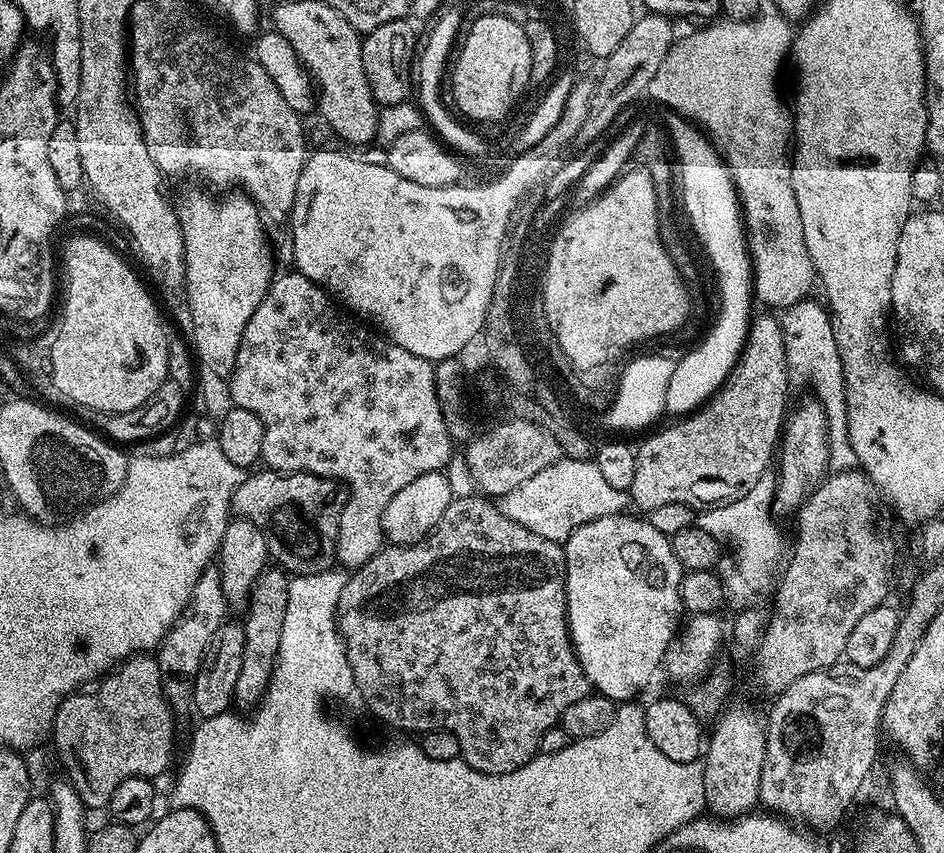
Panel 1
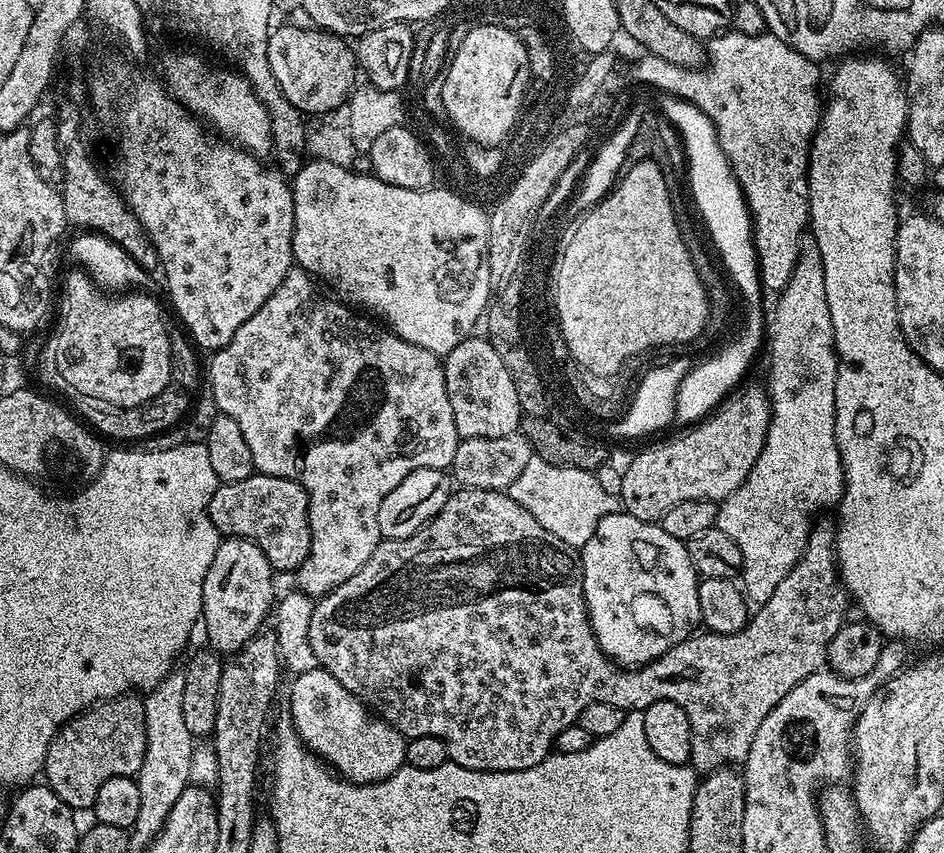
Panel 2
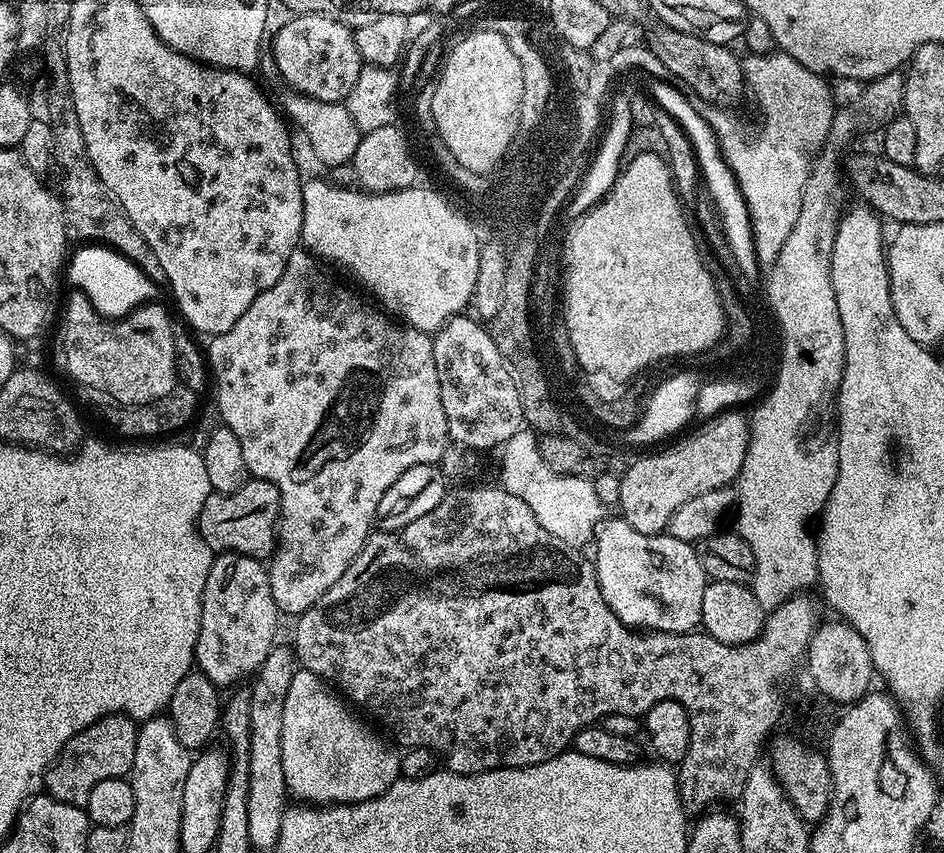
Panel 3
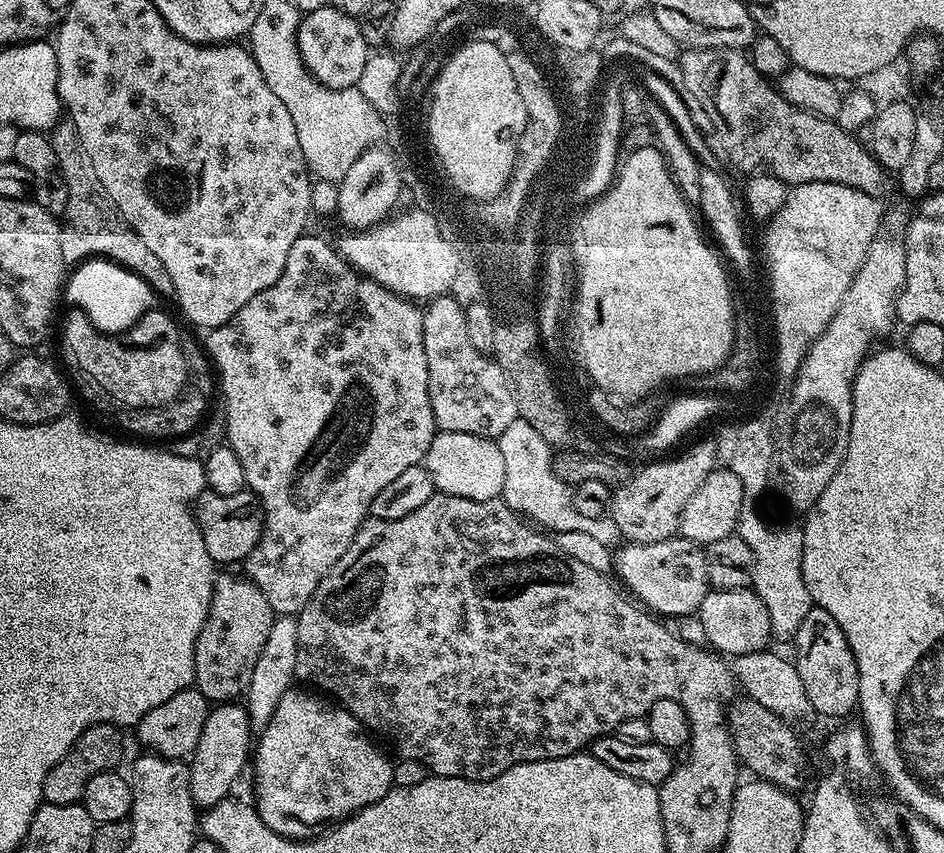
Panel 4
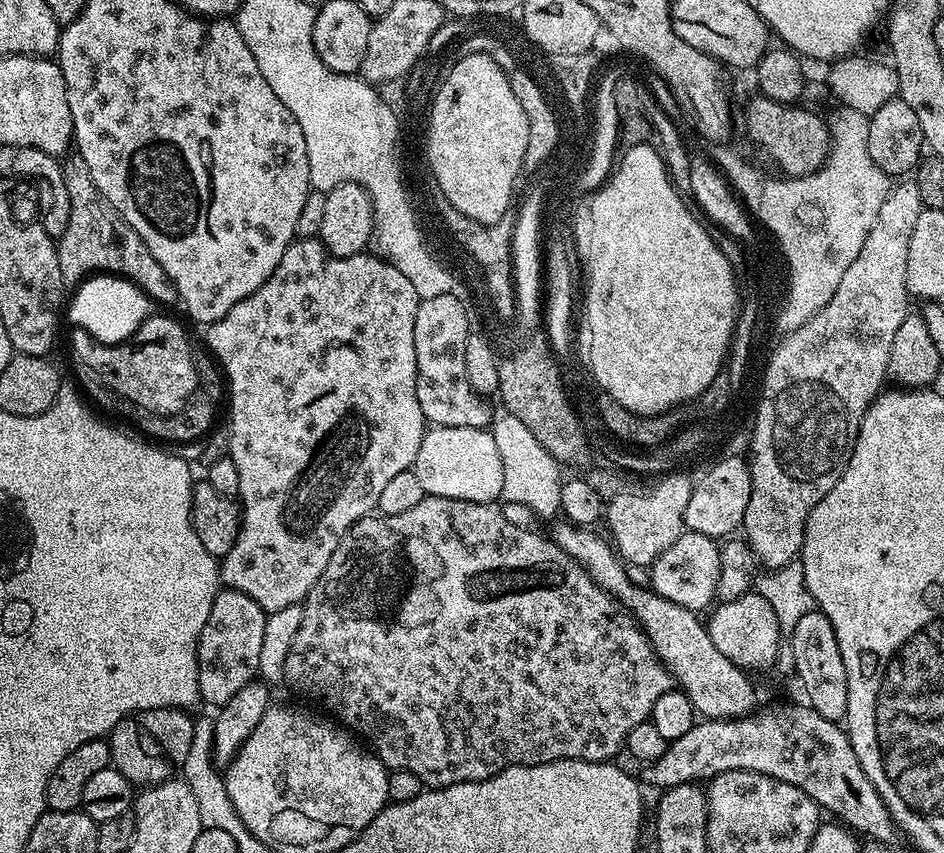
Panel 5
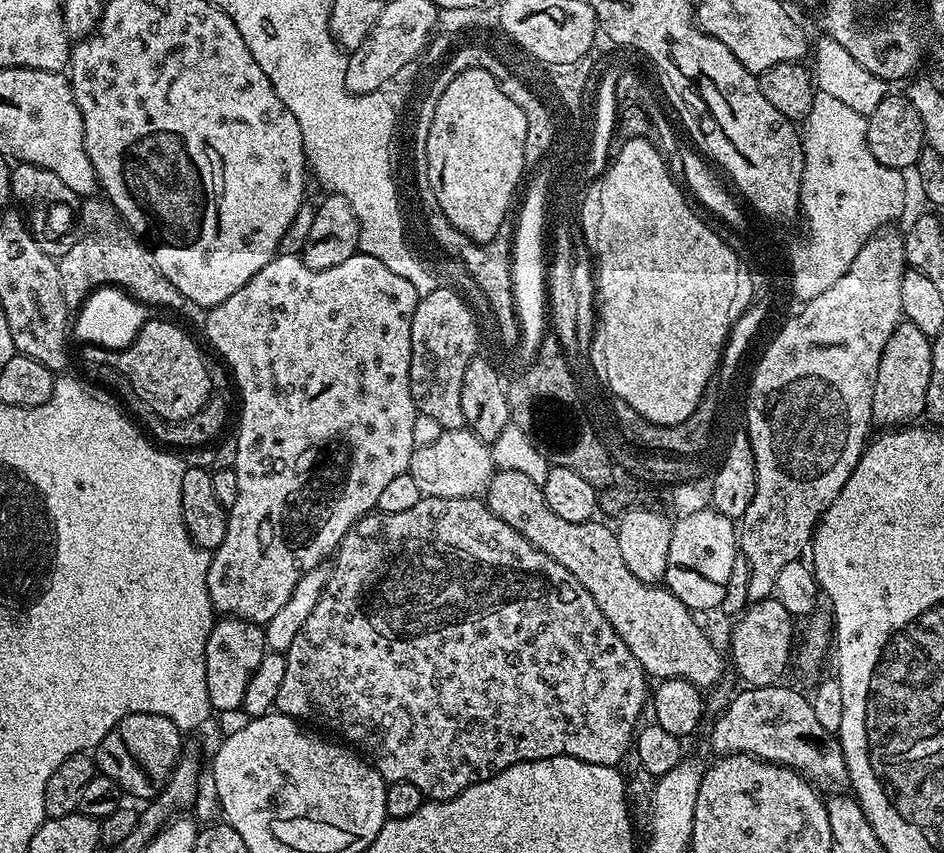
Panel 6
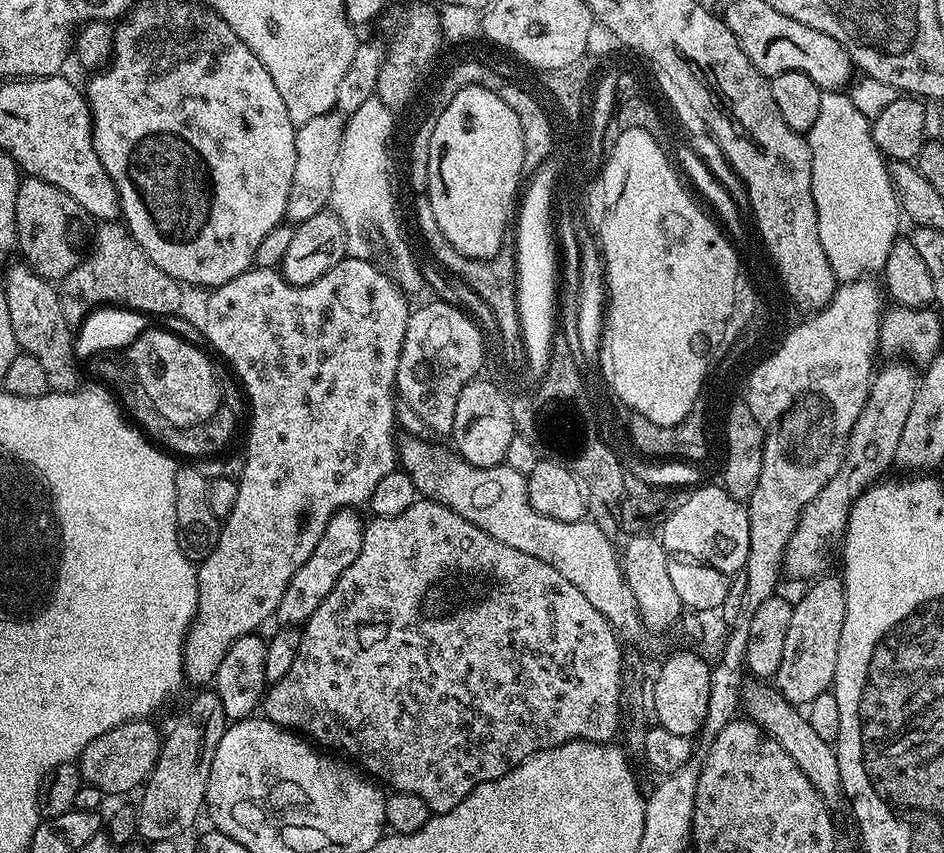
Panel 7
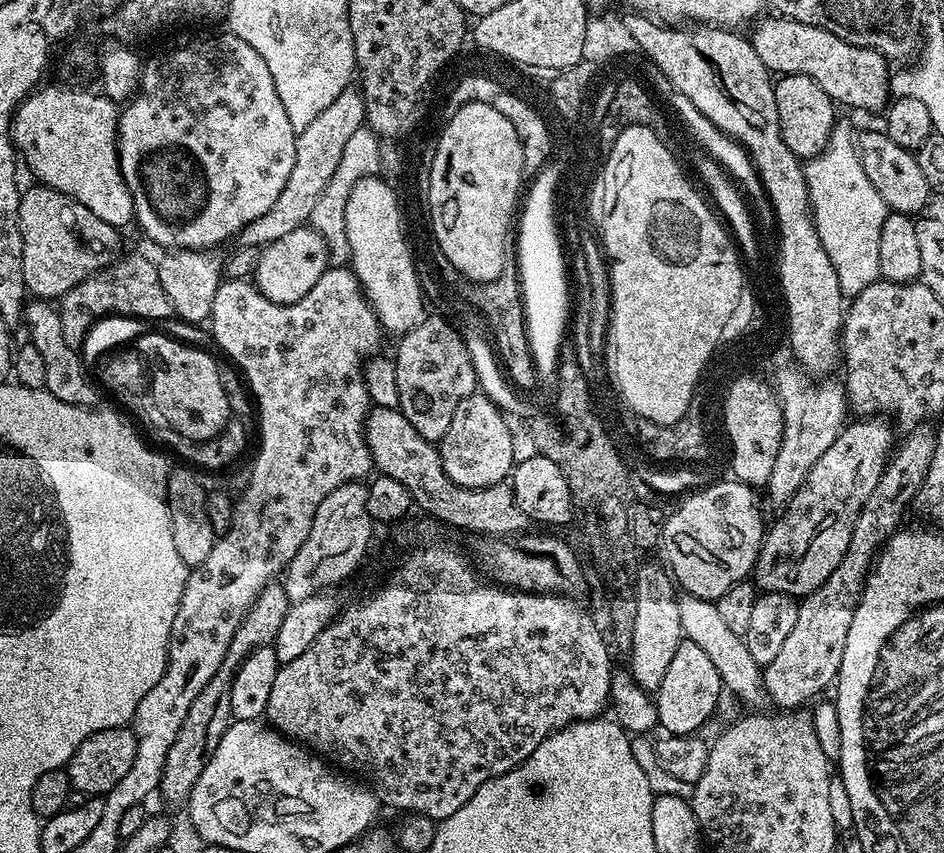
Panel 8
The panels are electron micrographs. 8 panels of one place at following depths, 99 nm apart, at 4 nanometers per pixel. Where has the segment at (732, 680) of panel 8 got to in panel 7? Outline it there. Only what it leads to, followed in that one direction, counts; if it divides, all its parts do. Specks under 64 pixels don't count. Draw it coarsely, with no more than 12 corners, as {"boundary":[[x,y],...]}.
{"boundary":[[756,678],[743,711],[810,778],[827,808],[846,801],[835,747]]}

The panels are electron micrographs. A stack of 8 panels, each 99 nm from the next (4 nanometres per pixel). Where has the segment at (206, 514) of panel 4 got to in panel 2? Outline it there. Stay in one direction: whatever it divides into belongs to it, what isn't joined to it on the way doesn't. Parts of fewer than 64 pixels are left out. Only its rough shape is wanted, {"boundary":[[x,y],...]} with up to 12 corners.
{"boundary":[[253,474],[220,484],[208,517],[246,538],[277,573],[310,554],[308,495]]}

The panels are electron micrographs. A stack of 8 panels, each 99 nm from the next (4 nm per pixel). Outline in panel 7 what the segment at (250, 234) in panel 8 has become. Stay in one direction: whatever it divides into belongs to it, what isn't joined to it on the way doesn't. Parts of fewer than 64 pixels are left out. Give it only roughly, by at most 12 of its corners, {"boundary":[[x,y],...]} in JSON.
{"boundary":[[357,43],[335,110],[296,130],[286,217],[325,211],[345,117],[374,96],[384,48]]}

